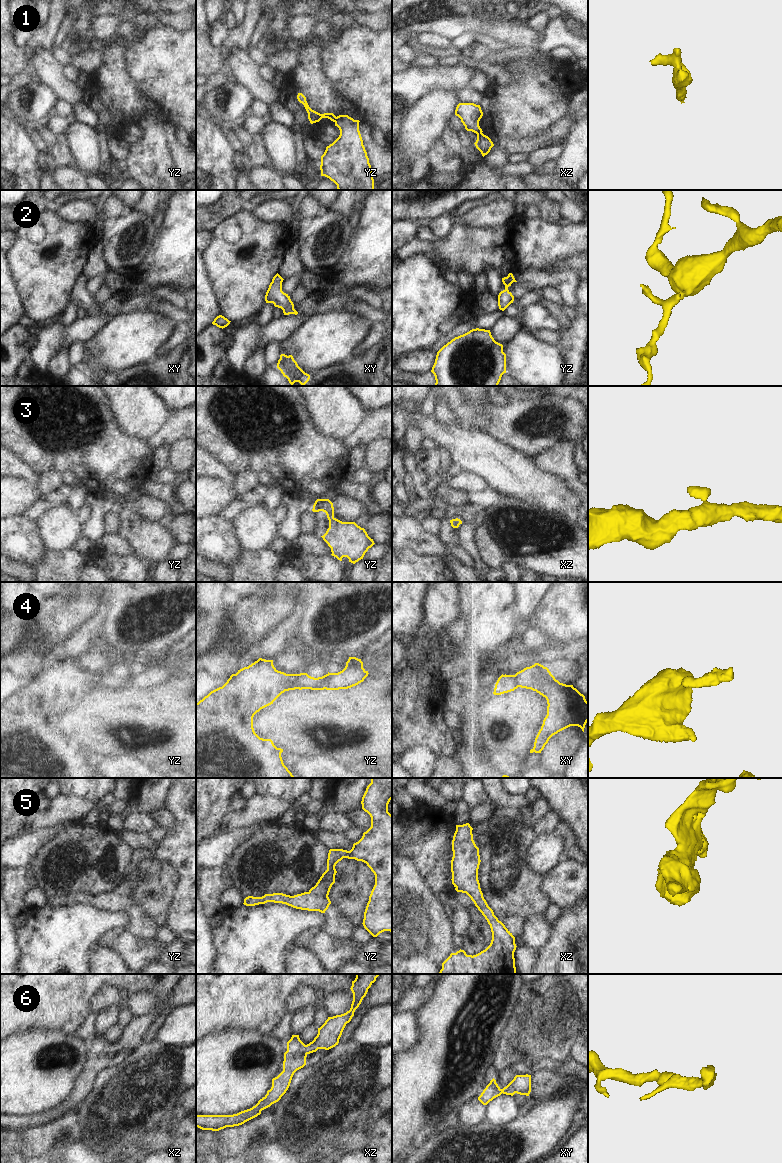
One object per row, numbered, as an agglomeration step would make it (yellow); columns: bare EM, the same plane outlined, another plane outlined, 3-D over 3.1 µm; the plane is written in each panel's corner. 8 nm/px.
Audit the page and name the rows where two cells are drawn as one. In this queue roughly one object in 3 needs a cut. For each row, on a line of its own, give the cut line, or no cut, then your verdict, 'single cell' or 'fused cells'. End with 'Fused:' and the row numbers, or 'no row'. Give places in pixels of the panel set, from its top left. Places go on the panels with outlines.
1: yz (336, 117), (333, 121) | fused cells
2: no cut | single cell
3: no cut | single cell
4: yz (299, 674), (289, 689) | fused cells
5: no cut | single cell
6: no cut | single cell
Fused: 1, 4

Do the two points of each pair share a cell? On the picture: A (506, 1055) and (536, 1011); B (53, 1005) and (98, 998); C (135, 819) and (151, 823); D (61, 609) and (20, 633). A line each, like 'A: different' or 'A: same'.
A: same
B: different
C: same
D: different

